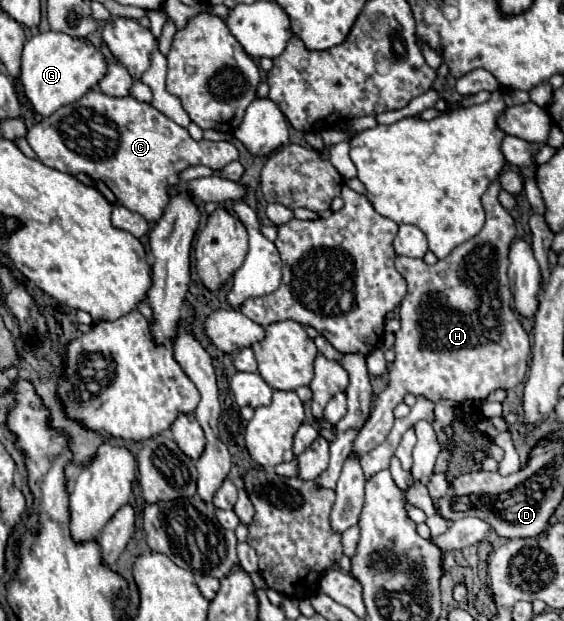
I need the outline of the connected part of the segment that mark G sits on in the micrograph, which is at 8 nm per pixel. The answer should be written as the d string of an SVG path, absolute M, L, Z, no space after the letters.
M38 33L26 41L20 65L20 83L26 101L40 117L50 117L56 109L78 101L86 91L96 89L106 73L106 61L100 51L88 41L66 33Z

